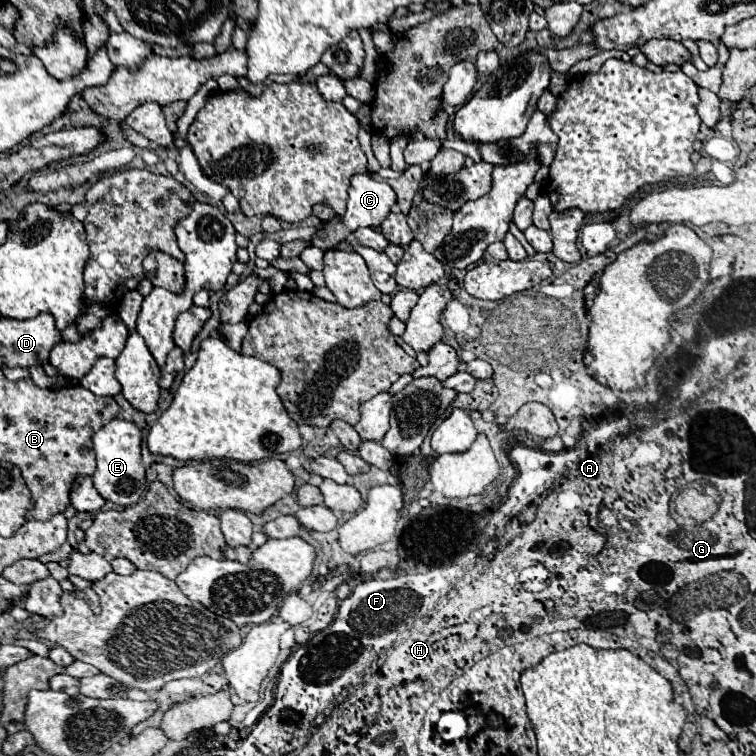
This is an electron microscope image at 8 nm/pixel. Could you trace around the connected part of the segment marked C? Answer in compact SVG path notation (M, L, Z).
M357 174L351 178L347 212L343 224L355 232L357 228L369 226L379 228L395 204L395 192L387 182L375 180L369 174Z

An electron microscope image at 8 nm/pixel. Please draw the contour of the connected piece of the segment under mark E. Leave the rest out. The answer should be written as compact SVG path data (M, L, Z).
M115 418L95 432L93 448L97 454L97 470L93 474L95 490L117 506L133 506L147 494L145 464L141 460L141 432L133 422Z

